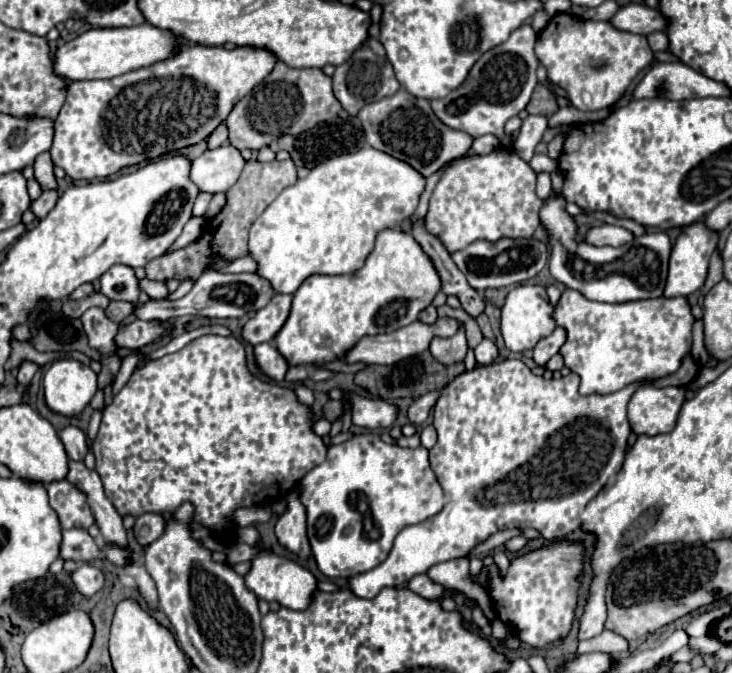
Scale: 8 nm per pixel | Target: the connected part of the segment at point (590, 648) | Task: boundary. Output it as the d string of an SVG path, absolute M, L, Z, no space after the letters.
M604 630L604 632L600 632L600 636L594 636L590 640L582 640L578 644L578 654L588 654L588 652L606 652L612 656L626 654L628 640L618 634L612 634L610 630Z

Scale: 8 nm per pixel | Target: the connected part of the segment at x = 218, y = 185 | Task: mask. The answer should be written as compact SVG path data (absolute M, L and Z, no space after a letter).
M222 144L216 150L206 150L192 162L190 180L202 192L226 192L232 184L236 184L244 164L246 160L238 148L232 148L232 144Z

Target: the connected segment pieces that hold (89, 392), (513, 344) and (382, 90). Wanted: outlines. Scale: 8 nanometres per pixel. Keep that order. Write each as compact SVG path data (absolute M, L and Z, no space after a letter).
M56 360L44 374L46 404L62 416L80 414L96 390L96 372L78 360Z
M526 284L526 286L516 286L514 290L510 290L510 294L506 296L506 304L502 306L502 322L500 322L506 348L512 352L532 350L538 340L542 340L544 336L550 336L552 330L556 328L556 322L552 320L552 312L554 308L548 300L544 286Z
M370 38L360 50L352 54L350 60L346 60L342 66L336 66L336 72L332 78L334 78L334 96L350 116L356 116L356 112L364 104L392 96L400 88L400 82L394 76L392 64L386 58L384 46L376 38Z

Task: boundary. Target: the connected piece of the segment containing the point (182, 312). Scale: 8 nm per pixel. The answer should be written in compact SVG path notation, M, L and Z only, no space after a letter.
M212 270L212 272L202 274L184 298L174 300L174 302L148 300L144 306L136 306L134 312L138 314L140 320L152 320L152 318L170 320L170 318L178 318L178 316L186 316L186 314L206 316L206 318L242 318L250 312L264 308L272 300L272 296L274 296L272 286L262 276L256 276L256 272L254 274L248 274L248 272L228 274L228 272L214 272Z

